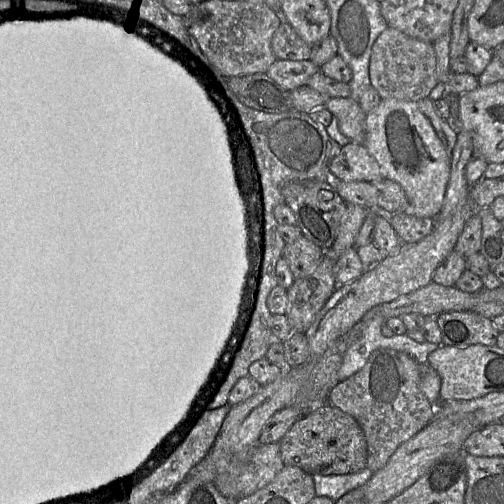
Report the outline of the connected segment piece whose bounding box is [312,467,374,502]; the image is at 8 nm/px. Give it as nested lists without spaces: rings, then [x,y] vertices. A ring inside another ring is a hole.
[[[367,467],[352,474],[312,474],[315,484],[315,494],[317,497],[325,496],[336,502],[349,491],[356,488],[361,488],[371,479],[373,474],[374,473]]]

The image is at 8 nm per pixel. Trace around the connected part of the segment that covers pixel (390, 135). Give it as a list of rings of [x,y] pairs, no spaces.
[[[382,99],[380,104],[371,110],[369,113],[367,113],[366,121],[365,121],[365,140],[364,140],[364,146],[367,148],[369,153],[376,159],[376,161],[379,163],[382,171],[383,171],[383,177],[386,177],[388,179],[391,179],[398,184],[401,185],[403,190],[406,193],[406,196],[408,198],[408,206],[405,209],[403,213],[407,213],[409,215],[414,215],[417,217],[423,217],[423,218],[431,218],[435,219],[439,213],[441,212],[441,209],[444,204],[444,199],[446,195],[446,190],[450,178],[450,171],[451,171],[451,154],[447,152],[447,150],[444,147],[443,142],[438,137],[434,127],[432,126],[430,120],[421,112],[421,110],[418,107],[418,103],[414,101],[406,101],[406,100],[398,100],[398,99]]]

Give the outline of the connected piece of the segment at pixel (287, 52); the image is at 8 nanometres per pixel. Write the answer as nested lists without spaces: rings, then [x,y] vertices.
[[[283,22],[272,38],[272,51],[277,60],[302,61],[310,59],[312,46],[288,22]]]

